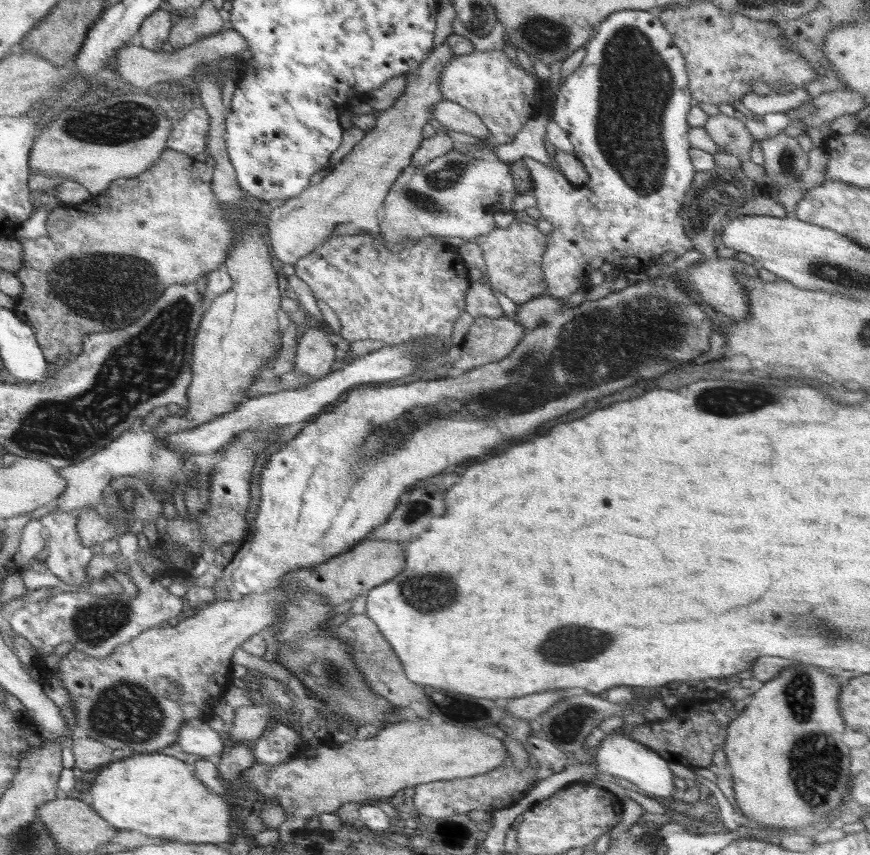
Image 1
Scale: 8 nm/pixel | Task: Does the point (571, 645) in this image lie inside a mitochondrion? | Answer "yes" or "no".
yes

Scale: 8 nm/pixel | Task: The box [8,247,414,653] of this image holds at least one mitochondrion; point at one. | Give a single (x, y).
(77, 282)

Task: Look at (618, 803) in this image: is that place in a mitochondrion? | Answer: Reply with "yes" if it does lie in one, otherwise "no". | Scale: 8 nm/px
no

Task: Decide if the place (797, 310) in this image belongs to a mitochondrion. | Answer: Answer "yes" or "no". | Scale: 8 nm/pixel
no

